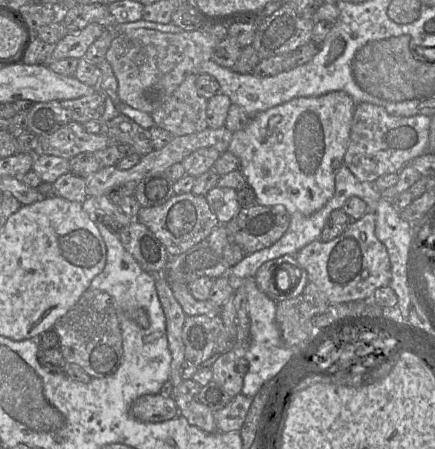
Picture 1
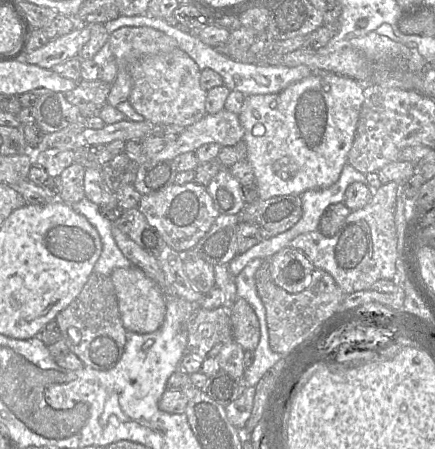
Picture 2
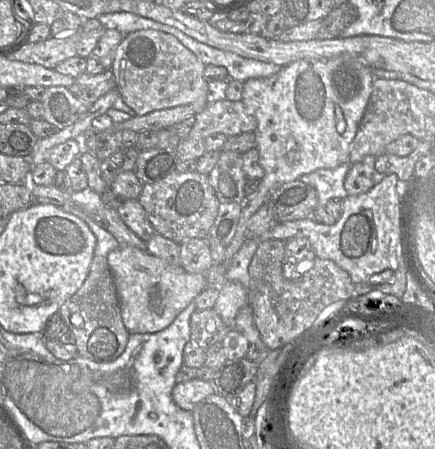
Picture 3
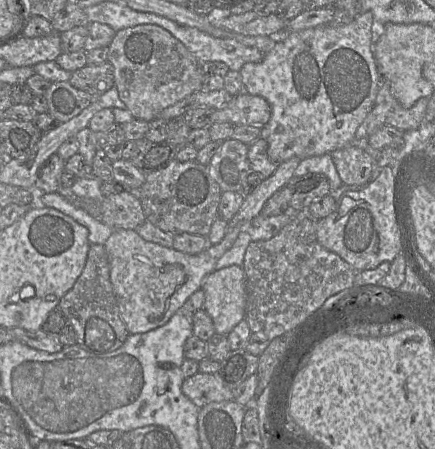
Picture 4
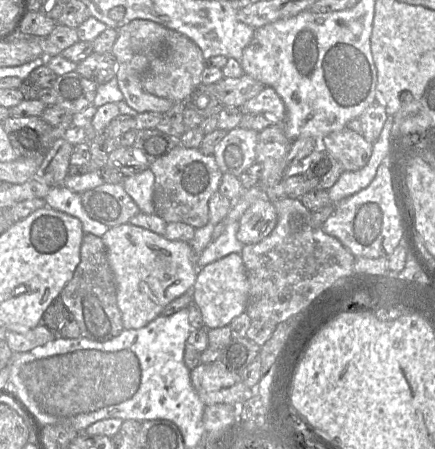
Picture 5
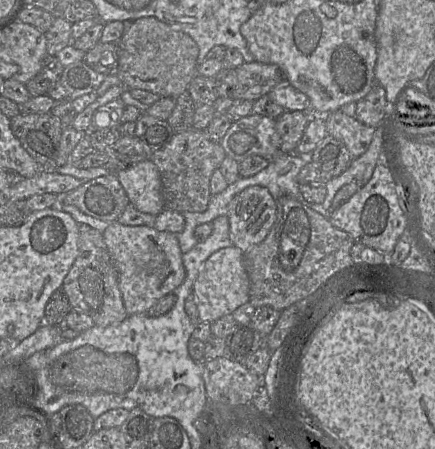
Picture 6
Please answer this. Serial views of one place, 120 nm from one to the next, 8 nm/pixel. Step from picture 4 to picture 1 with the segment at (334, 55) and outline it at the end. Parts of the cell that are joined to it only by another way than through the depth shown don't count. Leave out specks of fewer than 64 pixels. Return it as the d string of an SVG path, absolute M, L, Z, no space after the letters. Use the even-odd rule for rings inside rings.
M333 91L318 97L299 97L258 113L250 118L243 129L234 132L228 152L239 159L240 171L247 184L254 190L257 196L257 203L262 206L282 206L290 215L295 212L310 215L320 210L335 194L335 177L342 164L344 164L355 108L356 104L353 99L343 91Z

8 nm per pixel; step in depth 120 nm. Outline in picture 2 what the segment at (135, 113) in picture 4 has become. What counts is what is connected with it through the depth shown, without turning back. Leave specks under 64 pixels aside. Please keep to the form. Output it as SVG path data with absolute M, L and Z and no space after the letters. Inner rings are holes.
M179 47L133 62L130 64L130 77L131 92L128 102L145 120L155 125L178 125L187 128L207 114L207 91L200 85L201 70Z

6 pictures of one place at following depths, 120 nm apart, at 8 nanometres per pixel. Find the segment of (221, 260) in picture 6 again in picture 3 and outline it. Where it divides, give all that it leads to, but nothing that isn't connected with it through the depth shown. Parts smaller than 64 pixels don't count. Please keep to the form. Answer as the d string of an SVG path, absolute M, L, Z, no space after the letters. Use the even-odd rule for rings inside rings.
M227 281L219 289L213 309L227 326L233 327L239 310L245 305L248 305L247 290L240 282Z

